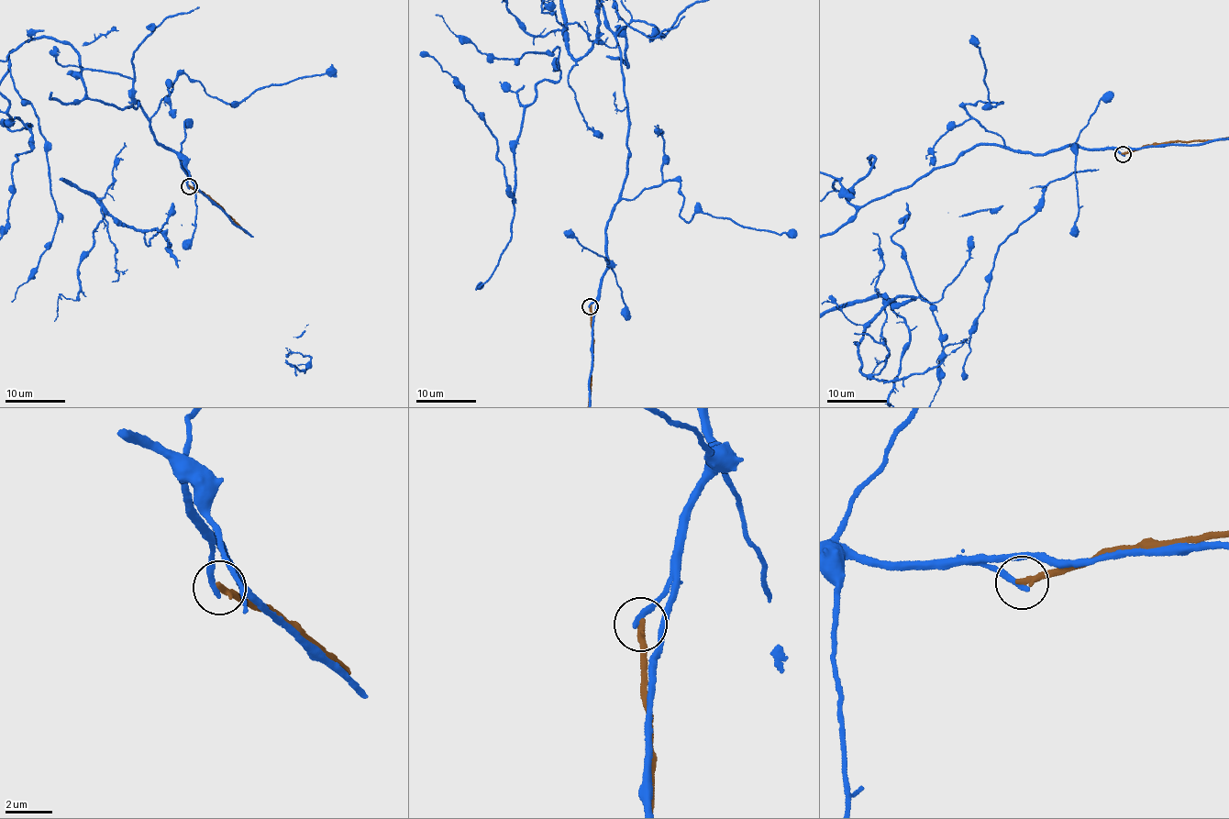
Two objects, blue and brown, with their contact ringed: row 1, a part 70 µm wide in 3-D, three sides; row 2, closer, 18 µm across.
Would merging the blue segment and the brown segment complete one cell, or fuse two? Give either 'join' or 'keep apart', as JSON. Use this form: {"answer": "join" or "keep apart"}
{"answer": "keep apart"}

